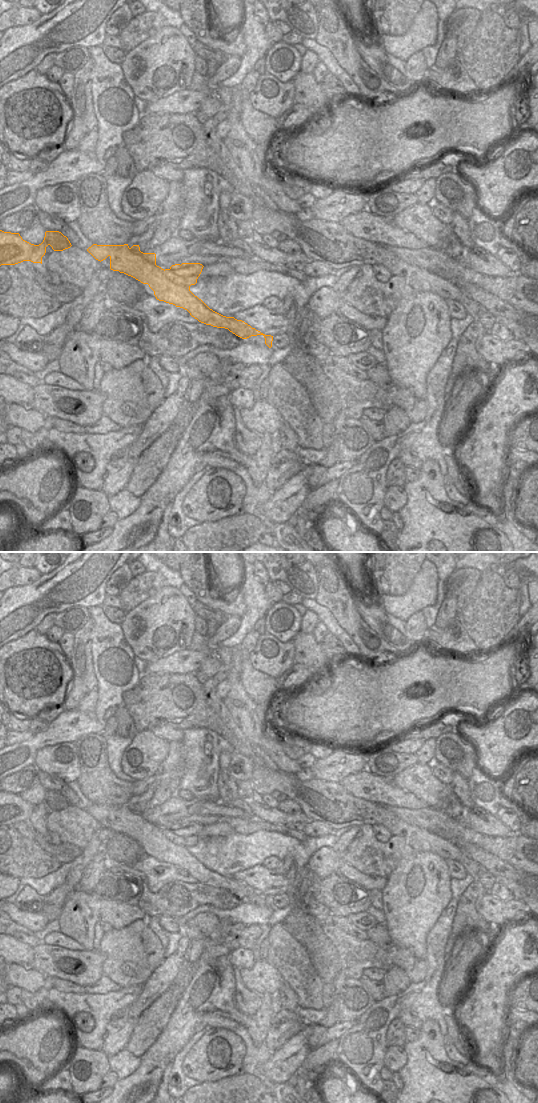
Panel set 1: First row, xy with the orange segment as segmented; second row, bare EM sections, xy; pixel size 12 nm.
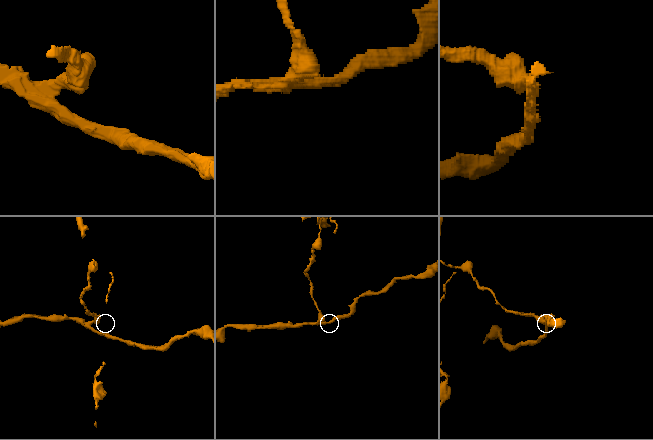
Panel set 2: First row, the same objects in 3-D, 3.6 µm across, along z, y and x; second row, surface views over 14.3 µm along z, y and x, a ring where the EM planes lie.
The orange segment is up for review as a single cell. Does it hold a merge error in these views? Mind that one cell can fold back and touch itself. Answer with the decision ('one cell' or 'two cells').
two cells

